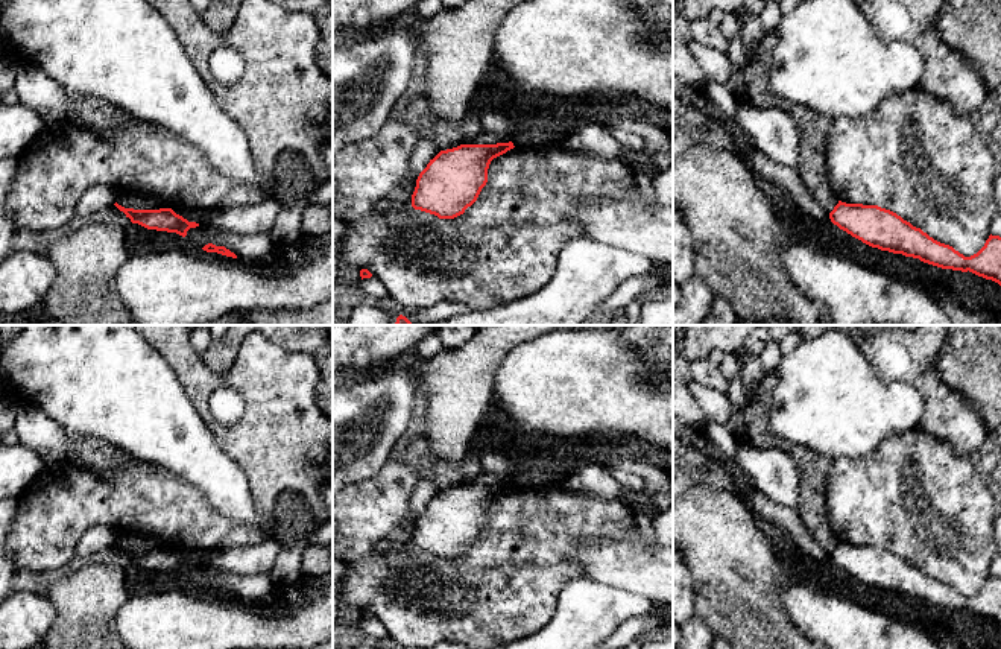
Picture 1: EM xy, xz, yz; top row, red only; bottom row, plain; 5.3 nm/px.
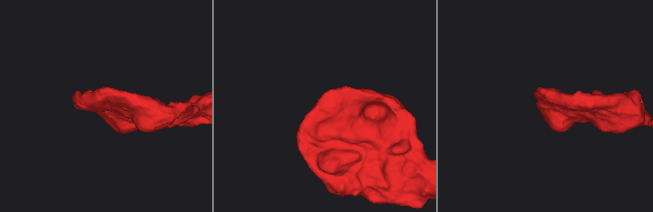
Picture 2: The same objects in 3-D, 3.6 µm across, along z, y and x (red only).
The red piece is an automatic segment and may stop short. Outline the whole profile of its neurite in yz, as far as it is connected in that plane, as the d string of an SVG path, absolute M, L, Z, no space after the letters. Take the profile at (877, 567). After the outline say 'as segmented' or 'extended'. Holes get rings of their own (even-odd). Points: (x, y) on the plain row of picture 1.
M838 541L829 559L840 570L872 588L919 599L942 609L969 611L1001 626L999 576L990 575L977 594L965 597L952 587L934 581L896 553L878 546Z; as segmented

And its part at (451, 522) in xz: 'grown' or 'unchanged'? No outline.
unchanged

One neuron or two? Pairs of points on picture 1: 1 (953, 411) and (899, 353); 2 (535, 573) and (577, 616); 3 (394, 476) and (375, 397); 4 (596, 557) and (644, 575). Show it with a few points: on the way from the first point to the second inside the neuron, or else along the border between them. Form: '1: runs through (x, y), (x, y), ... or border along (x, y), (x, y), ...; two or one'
1: runs through (939, 397), (913, 367); one
2: border along (587, 576), (562, 588), (555, 614), (541, 628); two
3: border along (389, 459), (372, 476), (360, 481); two
4: runs through (608, 563), (632, 564); one

